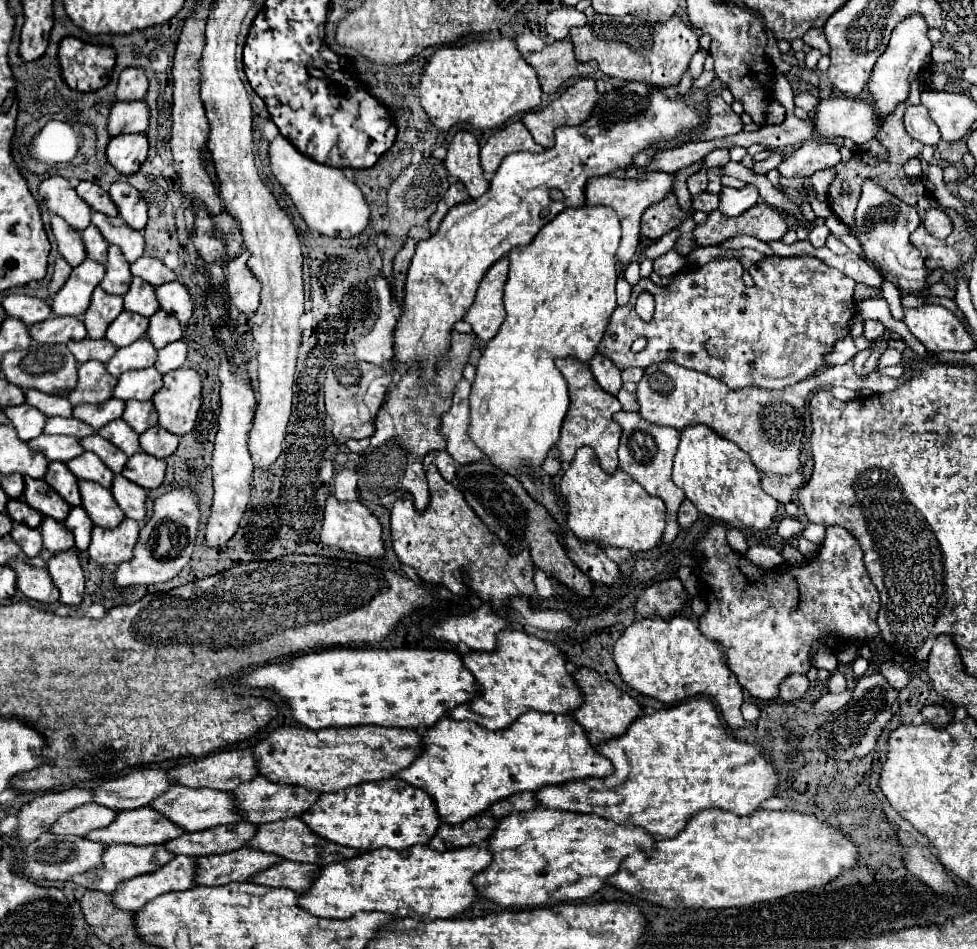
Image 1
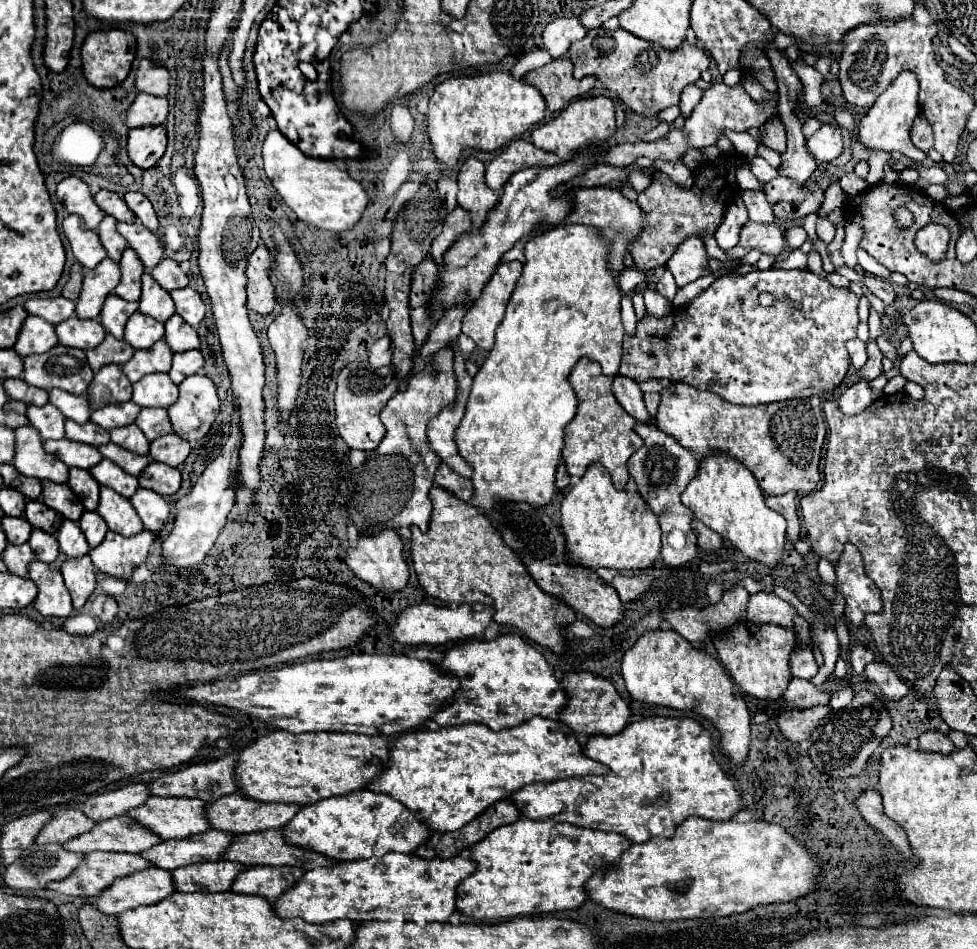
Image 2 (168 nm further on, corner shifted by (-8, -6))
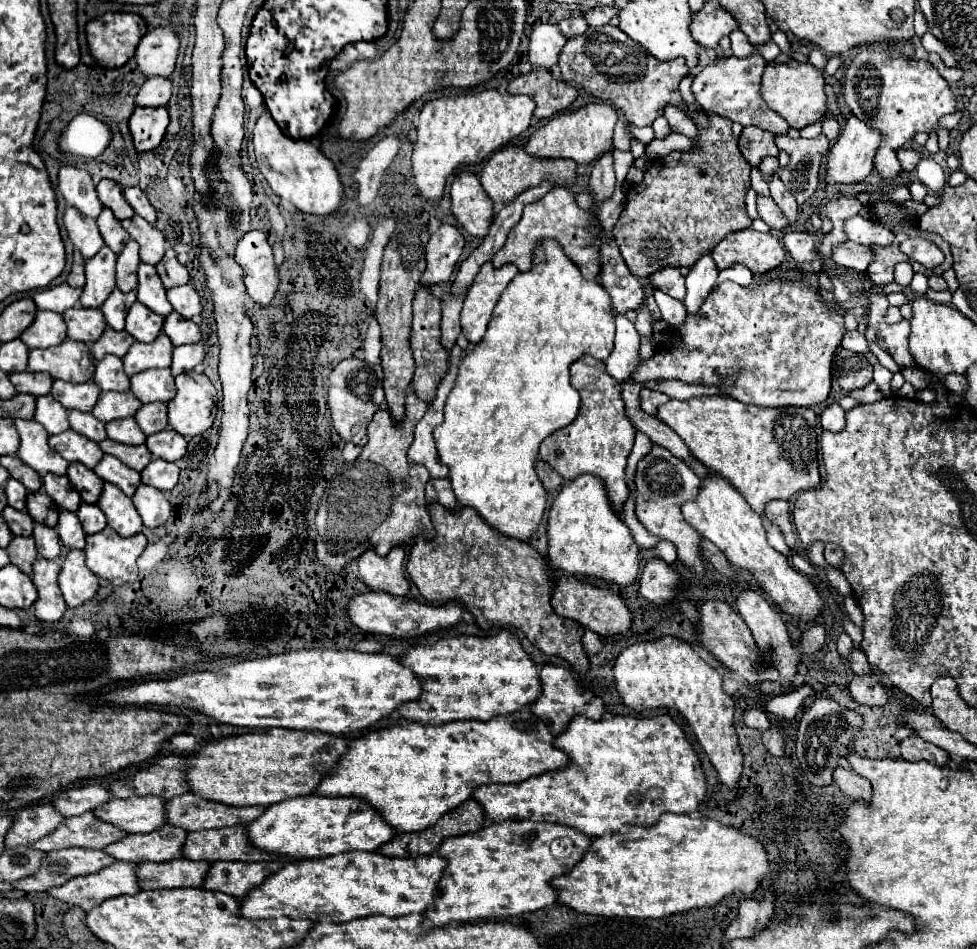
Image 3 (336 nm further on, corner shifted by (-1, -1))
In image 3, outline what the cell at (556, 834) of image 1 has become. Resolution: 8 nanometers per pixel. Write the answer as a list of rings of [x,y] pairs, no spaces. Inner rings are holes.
[[[502,820],[494,822],[476,834],[464,834],[456,838],[448,838],[440,846],[442,858],[448,860],[448,868],[442,874],[442,882],[438,884],[440,892],[434,904],[426,910],[424,926],[444,926],[450,922],[472,922],[486,918],[506,918],[518,916],[526,912],[536,912],[556,902],[558,890],[552,886],[552,880],[568,874],[588,852],[588,846],[594,838],[578,832],[576,828],[564,824],[548,824],[548,822],[532,822],[532,820]]]

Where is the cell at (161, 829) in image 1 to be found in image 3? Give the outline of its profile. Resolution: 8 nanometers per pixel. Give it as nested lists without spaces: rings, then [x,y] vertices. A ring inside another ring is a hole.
[[[94,812],[66,818],[52,834],[40,838],[32,844],[32,848],[42,852],[62,850],[62,848],[106,848],[118,840],[122,840],[126,832],[114,824],[108,824],[94,816]]]

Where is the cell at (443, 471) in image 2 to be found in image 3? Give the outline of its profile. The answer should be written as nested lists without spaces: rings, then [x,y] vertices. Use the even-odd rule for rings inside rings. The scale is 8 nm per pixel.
[[[436,478],[436,480],[428,480],[426,484],[426,500],[432,502],[440,502],[442,506],[454,510],[458,508],[458,500],[454,496],[454,490],[450,486],[448,478]]]

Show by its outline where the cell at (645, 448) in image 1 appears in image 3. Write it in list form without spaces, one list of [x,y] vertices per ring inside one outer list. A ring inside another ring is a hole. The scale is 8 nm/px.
[[[652,444],[652,450],[638,462],[638,470],[636,470],[636,516],[638,516],[638,520],[644,524],[644,528],[650,534],[654,534],[658,538],[664,538],[664,540],[670,540],[676,546],[678,560],[684,566],[694,568],[696,574],[702,574],[704,566],[702,566],[702,556],[700,556],[700,534],[696,530],[692,530],[692,526],[684,520],[684,516],[680,512],[680,506],[688,498],[696,496],[698,486],[700,486],[700,476],[684,460],[676,458],[672,452],[668,452],[666,448],[662,448],[658,444]]]

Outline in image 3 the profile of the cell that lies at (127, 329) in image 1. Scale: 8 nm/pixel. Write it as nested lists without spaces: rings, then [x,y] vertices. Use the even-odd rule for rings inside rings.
[[[134,302],[126,316],[126,332],[138,342],[154,342],[162,332],[162,324],[164,318],[140,302]]]

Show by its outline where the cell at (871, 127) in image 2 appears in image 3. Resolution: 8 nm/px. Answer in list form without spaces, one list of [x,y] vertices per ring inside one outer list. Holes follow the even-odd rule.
[[[848,118],[846,126],[830,150],[826,182],[828,184],[854,184],[862,182],[874,168],[874,154],[884,136],[870,124]]]

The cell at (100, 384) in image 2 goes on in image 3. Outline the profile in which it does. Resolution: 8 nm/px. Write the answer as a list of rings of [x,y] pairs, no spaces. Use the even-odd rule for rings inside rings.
[[[106,356],[100,362],[96,362],[94,370],[94,384],[102,392],[128,392],[130,390],[130,378],[124,374],[122,360],[116,356]]]

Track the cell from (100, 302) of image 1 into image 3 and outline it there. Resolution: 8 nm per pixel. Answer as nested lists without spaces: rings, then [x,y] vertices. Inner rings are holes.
[[[118,288],[112,290],[112,294],[108,296],[108,300],[102,304],[102,314],[104,314],[104,320],[110,328],[114,330],[124,330],[124,318],[126,318],[126,312],[130,310],[130,306],[136,302],[136,292],[120,292]]]

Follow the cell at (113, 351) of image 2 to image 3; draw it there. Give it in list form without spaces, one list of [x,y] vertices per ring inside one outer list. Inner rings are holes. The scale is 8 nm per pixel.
[[[106,328],[104,334],[92,344],[92,356],[94,356],[94,360],[102,360],[106,354],[114,354],[114,356],[122,358],[128,352],[128,348],[132,346],[132,342],[134,342],[134,338],[126,330],[116,332],[112,328]]]

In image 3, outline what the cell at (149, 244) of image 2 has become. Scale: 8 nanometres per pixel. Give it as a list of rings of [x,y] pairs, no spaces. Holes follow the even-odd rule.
[[[140,216],[122,220],[122,226],[130,234],[130,238],[140,244],[140,260],[146,264],[158,264],[166,250],[164,234]]]

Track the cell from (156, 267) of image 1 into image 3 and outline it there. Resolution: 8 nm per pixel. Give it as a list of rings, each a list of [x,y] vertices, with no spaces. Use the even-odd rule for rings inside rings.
[[[172,248],[166,250],[164,258],[156,264],[156,272],[166,288],[174,288],[188,282],[188,270],[176,260],[176,254]]]

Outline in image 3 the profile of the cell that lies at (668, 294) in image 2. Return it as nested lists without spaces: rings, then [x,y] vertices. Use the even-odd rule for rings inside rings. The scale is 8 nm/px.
[[[654,290],[654,298],[656,298],[656,304],[662,312],[662,320],[666,320],[668,324],[674,324],[674,326],[680,326],[680,322],[686,318],[686,308],[680,300],[674,300],[670,298],[668,294],[664,294],[662,290]]]

